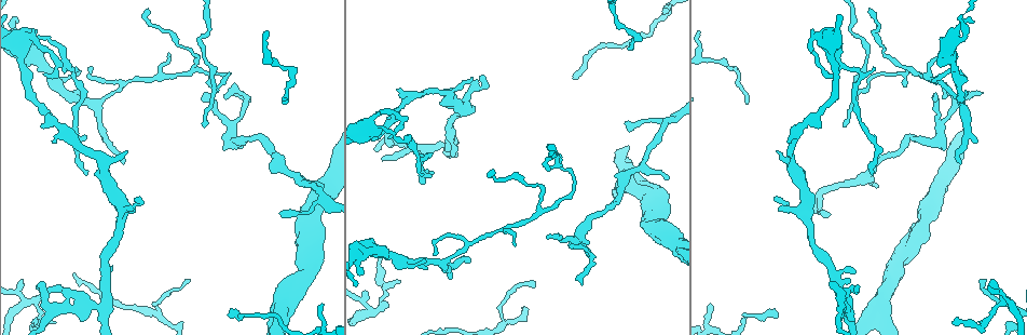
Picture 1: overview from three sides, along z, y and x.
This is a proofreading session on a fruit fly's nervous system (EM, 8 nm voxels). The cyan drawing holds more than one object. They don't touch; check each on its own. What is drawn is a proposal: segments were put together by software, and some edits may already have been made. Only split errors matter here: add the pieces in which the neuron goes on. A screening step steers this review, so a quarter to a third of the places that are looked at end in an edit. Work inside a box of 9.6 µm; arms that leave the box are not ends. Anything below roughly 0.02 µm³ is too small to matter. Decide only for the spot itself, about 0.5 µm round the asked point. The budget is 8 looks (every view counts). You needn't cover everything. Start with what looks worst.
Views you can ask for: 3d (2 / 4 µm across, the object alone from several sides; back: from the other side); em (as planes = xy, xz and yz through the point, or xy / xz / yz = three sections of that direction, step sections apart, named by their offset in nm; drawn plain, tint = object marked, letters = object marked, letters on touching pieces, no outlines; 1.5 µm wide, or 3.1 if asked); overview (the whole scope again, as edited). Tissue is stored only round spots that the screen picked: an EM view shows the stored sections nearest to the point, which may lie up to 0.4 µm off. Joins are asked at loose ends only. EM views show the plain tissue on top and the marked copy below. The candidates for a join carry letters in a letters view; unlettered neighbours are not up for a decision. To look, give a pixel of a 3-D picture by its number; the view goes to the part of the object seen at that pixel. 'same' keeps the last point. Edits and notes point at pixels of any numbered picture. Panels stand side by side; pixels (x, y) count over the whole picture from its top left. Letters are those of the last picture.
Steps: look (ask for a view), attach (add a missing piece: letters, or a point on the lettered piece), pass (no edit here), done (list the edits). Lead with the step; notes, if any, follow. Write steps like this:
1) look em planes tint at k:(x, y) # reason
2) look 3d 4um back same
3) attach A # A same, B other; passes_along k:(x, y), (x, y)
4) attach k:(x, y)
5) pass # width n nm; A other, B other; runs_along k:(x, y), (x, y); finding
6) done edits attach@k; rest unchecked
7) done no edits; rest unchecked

look em planes letters at 1:(280, 214)

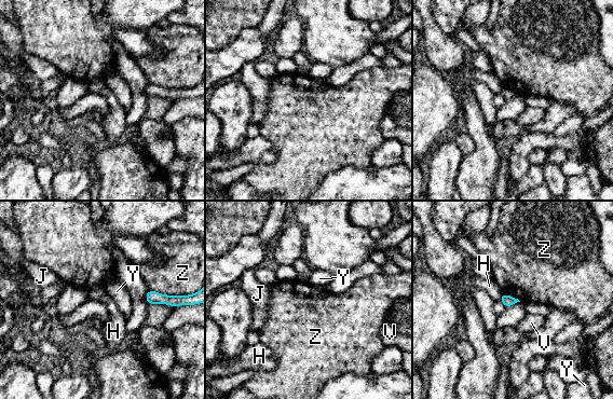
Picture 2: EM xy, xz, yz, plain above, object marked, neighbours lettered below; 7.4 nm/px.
pass # H other, J other, V other, Y other, Z other; border 2:(149, 289), (169, 296); no lettered piece goes on from it

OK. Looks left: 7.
look 3d 4um at 1:(516, 245) # thin end

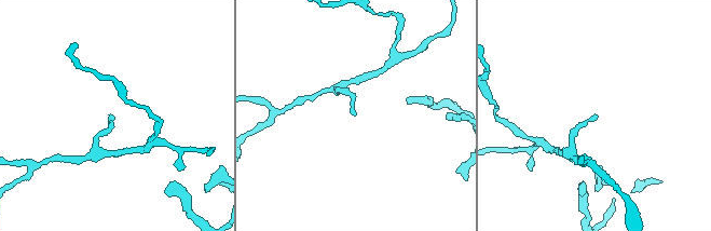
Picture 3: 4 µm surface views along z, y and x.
look em planes tint at 3:(355, 114)

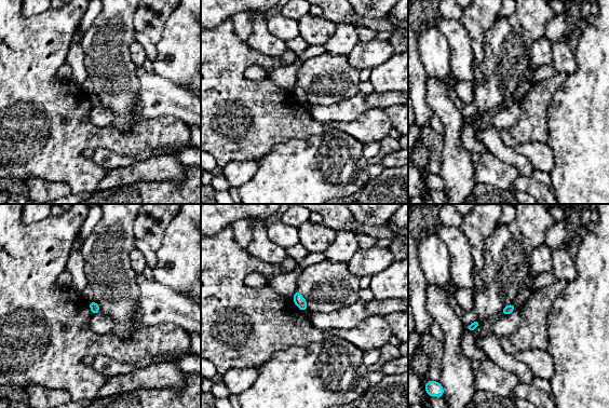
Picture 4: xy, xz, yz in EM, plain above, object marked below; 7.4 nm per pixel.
look em planes letters same

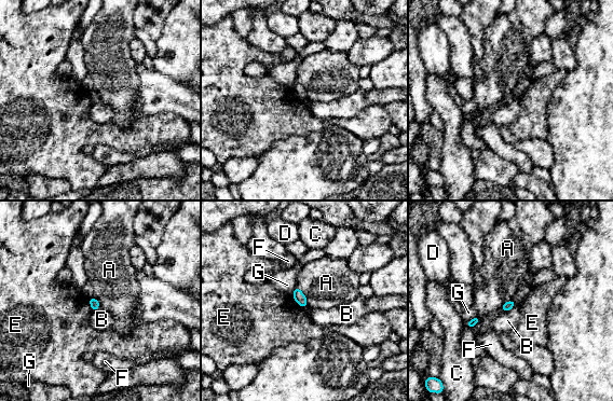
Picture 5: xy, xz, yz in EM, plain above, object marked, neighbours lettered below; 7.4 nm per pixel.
pass # width 70 nm; A other, B other, C other, D other, E other, F other, G other; no lettered piece goes on from it

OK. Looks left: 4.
look em planes letters at 1:(777, 316) # tapers out

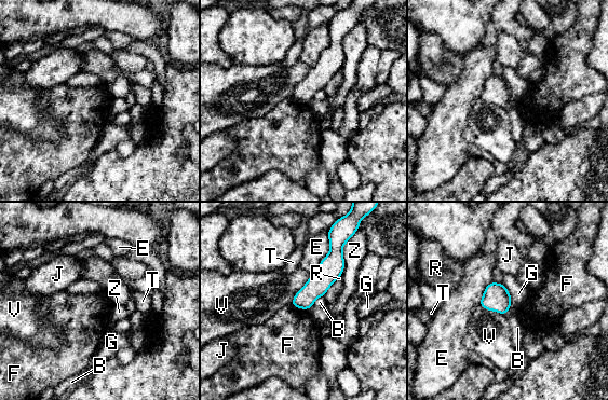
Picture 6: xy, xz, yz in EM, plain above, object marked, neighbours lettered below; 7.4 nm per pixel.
pass # B other, E other, F other, G other, J other, R other, T other, V other, Z other; border 6:(292, 304), (308, 309); none of them fits

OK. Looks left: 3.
done no edits; rest unchecked

